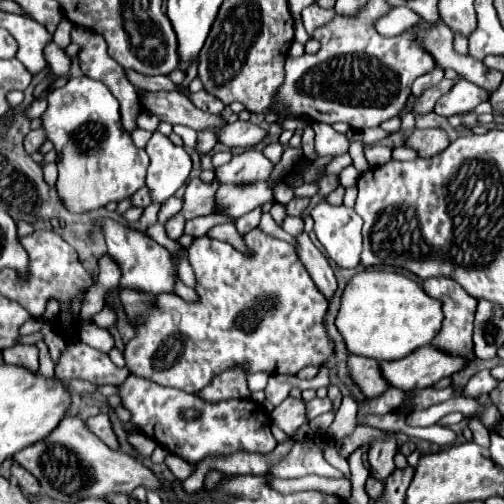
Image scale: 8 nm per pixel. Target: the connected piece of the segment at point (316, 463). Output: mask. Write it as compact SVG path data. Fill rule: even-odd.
M312 441L296 443L296 449L292 449L284 461L280 461L276 467L272 467L270 473L280 479L296 479L296 477L304 477L310 473L330 477L330 479L344 477L336 467L332 467L324 459L320 447Z

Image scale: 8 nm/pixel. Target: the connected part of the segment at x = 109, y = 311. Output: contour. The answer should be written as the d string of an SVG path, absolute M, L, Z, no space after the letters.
M106 305L100 313L94 315L92 321L94 321L98 327L112 327L112 325L116 323L116 319L118 319L118 317L116 317L116 307L114 307L114 305Z

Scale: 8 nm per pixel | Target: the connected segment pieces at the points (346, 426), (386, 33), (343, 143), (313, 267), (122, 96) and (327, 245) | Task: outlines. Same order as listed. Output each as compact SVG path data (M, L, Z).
M344 396L342 399L340 409L336 413L336 419L334 423L330 425L330 433L336 437L336 439L342 439L342 437L348 437L350 433L354 433L358 414L358 403L353 396Z
M401 6L392 9L388 15L380 17L377 22L374 21L374 29L381 36L389 38L403 33L418 21L422 21L420 15L416 15L408 7Z
M312 123L312 129L316 131L316 153L322 155L344 155L348 153L348 139L346 135L336 133L330 125L326 123Z
M302 231L296 237L296 251L298 251L300 261L308 269L310 277L314 279L314 283L320 287L320 291L324 291L326 299L330 299L332 293L336 291L336 277L332 273L328 259L316 249L316 245L310 241L306 231Z
M74 27L72 29L72 41L74 43L78 43L82 49L80 49L80 53L78 53L78 57L80 57L80 69L82 69L82 73L84 75L88 75L90 79L96 79L96 81L102 81L110 91L112 91L112 95L120 101L120 115L122 115L122 125L124 125L124 129L126 131L134 131L138 125L136 125L136 119L138 119L138 115L144 111L142 109L142 103L140 103L140 97L138 97L138 93L136 93L136 89L134 89L134 85L130 83L130 79L126 77L126 71L124 71L124 67L122 65L118 65L108 53L106 53L106 41L98 35L98 33L94 33L94 31L88 31L88 29L84 29L84 27Z
M318 203L310 211L314 219L314 233L328 257L344 269L356 269L362 255L362 219L354 209L343 204Z

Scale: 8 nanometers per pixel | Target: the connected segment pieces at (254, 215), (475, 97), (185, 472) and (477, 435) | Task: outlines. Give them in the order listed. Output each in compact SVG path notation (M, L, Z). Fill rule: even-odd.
M256 207L254 211L250 211L250 213L234 219L234 225L236 225L238 233L240 235L246 235L250 229L254 229L260 223L260 215L262 215L262 207Z
M460 79L446 95L442 95L434 107L434 111L442 117L466 113L466 109L476 109L482 101L490 99L490 93L476 83Z
M168 455L166 457L166 465L172 469L172 473L176 475L176 479L180 479L180 481L184 481L194 471L194 467L190 463L186 463L184 459L180 459L176 455Z
M470 421L468 427L470 427L472 433L474 433L474 441L478 441L480 447L488 449L488 447L490 447L490 431L488 431L486 427L482 427L478 421Z

